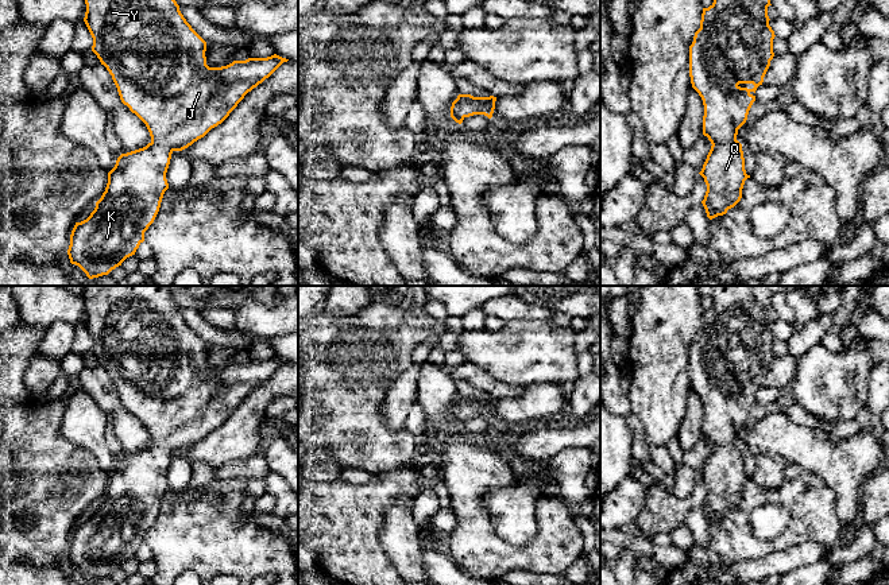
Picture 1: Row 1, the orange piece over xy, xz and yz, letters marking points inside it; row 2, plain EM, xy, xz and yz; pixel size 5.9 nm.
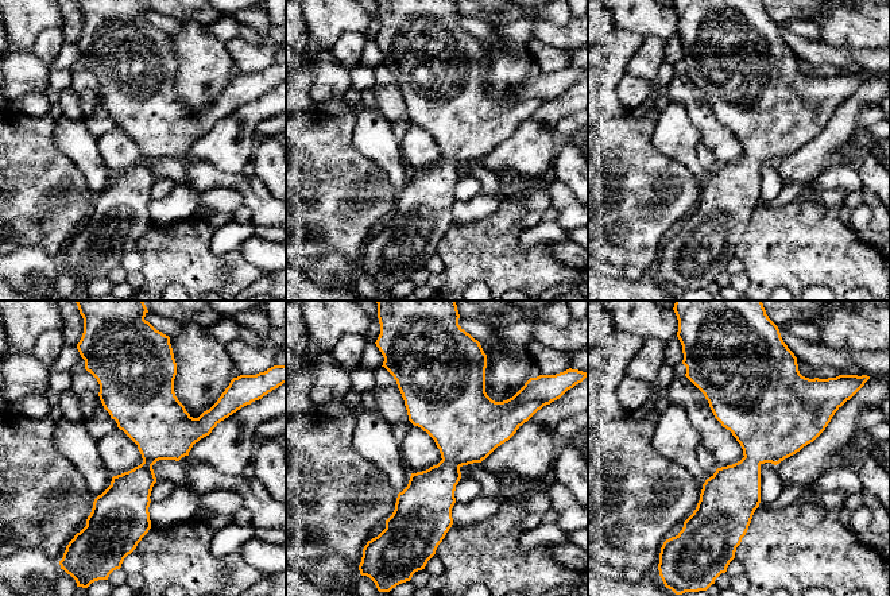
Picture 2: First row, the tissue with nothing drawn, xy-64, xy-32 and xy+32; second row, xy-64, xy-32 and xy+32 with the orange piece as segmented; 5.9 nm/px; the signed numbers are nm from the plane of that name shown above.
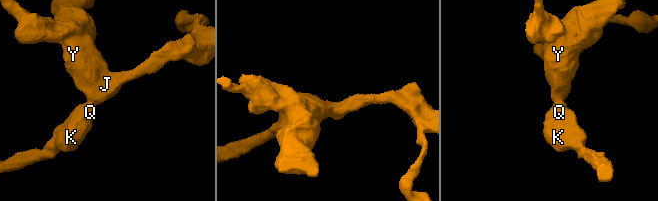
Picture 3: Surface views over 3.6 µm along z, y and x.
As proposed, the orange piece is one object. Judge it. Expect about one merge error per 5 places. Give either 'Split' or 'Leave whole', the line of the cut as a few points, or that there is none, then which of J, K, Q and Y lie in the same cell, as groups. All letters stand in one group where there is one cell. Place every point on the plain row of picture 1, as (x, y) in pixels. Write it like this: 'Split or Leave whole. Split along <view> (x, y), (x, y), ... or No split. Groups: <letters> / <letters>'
Leave whole. No split. Groups: J K Q Y

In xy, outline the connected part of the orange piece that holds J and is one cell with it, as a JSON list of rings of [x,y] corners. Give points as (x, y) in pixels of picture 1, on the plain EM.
[[[85,286],[82,299],[86,306],[84,324],[93,340],[92,353],[112,377],[121,404],[146,426],[151,438],[146,449],[117,460],[115,469],[108,474],[105,493],[96,504],[94,512],[86,522],[76,524],[71,532],[67,551],[70,565],[93,581],[108,577],[121,567],[144,543],[144,534],[154,524],[163,496],[169,491],[166,474],[171,456],[188,450],[221,426],[248,394],[289,361],[274,356],[209,369],[205,359],[206,344],[181,315],[169,286]]]

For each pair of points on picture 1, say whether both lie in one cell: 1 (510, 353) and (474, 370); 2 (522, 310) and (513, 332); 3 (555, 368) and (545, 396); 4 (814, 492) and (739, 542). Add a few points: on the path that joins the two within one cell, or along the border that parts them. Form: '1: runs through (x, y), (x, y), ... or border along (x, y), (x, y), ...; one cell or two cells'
1: border along (467, 361), (478, 364), (507, 384); two cells
2: border along (547, 318), (509, 320), (506, 322); two cells
3: border along (561, 383), (529, 383), (524, 387); two cells
4: runs through (788, 495), (758, 496), (739, 516); one cell

